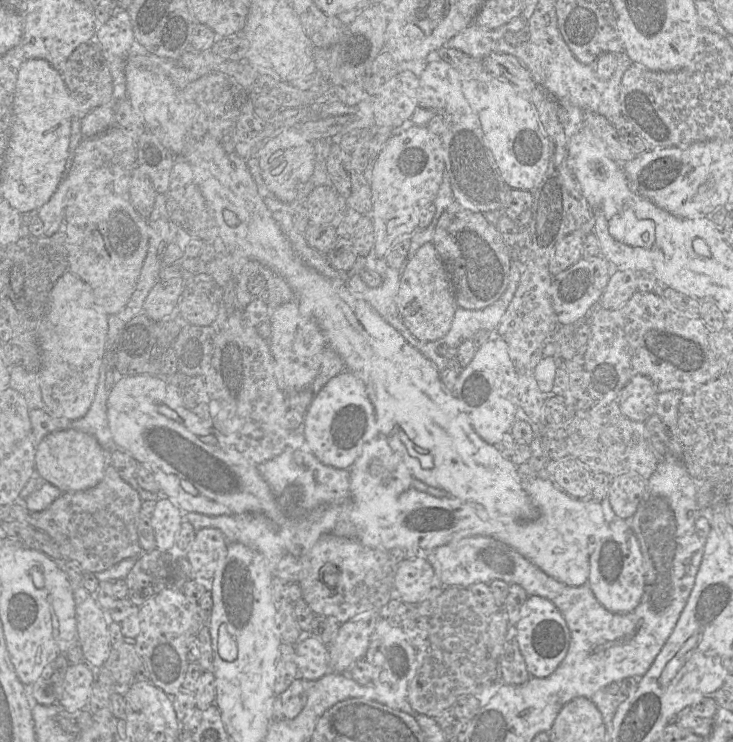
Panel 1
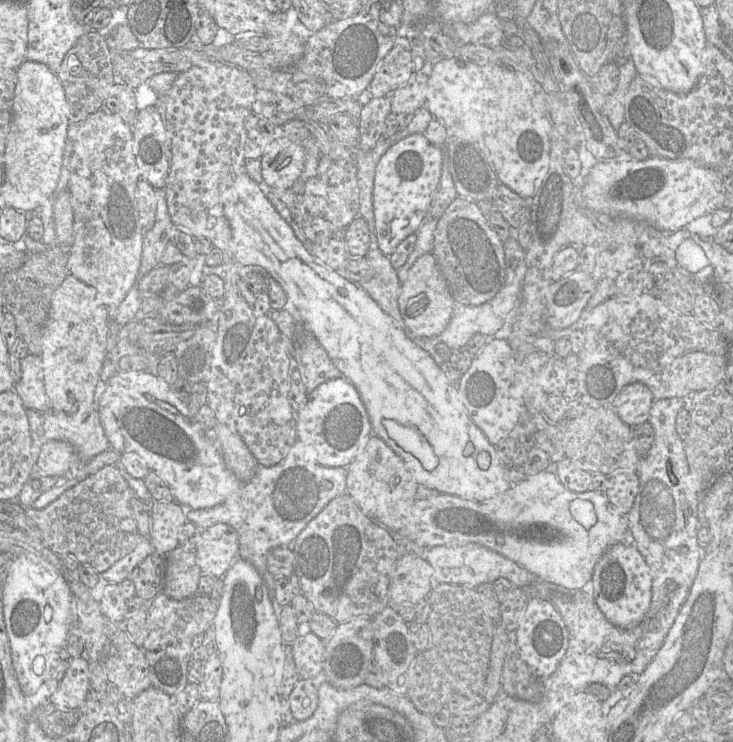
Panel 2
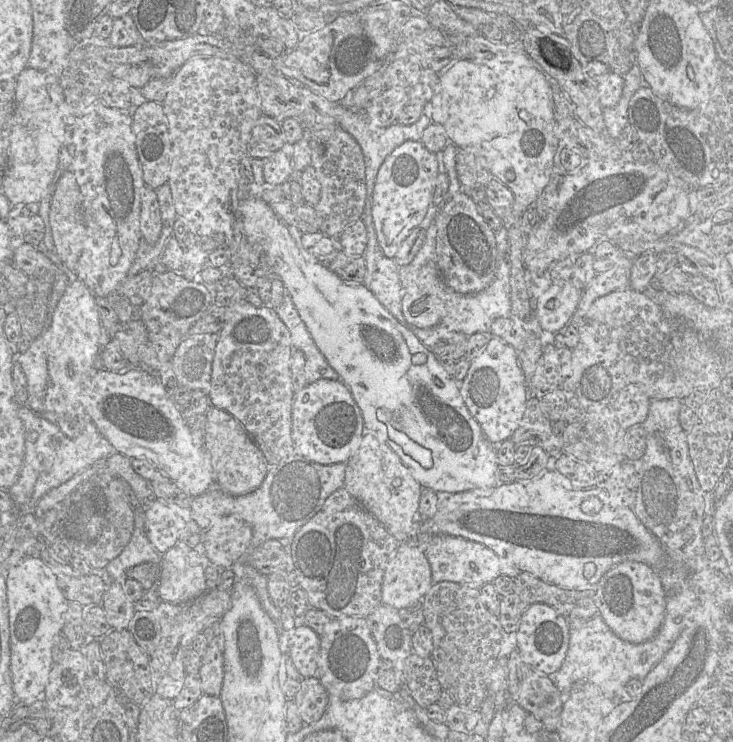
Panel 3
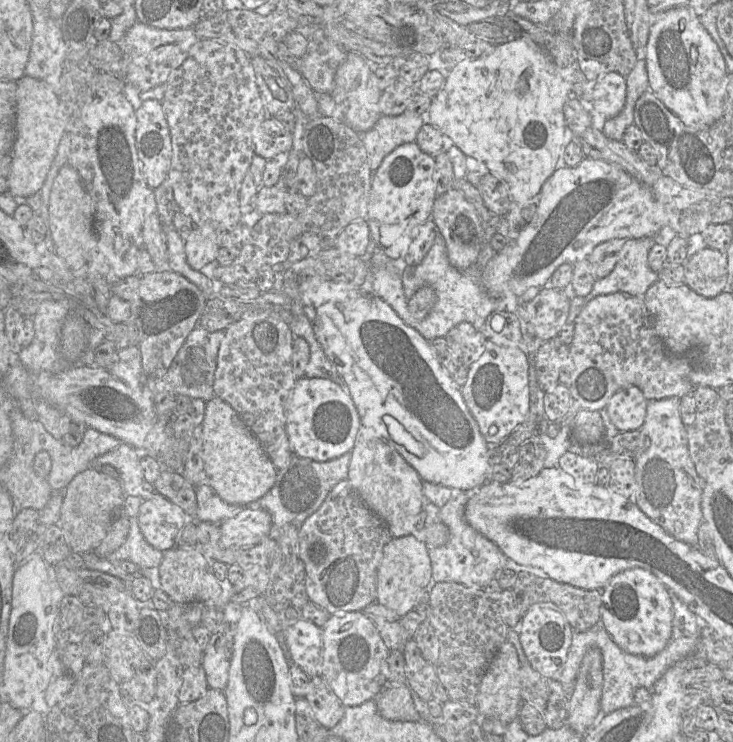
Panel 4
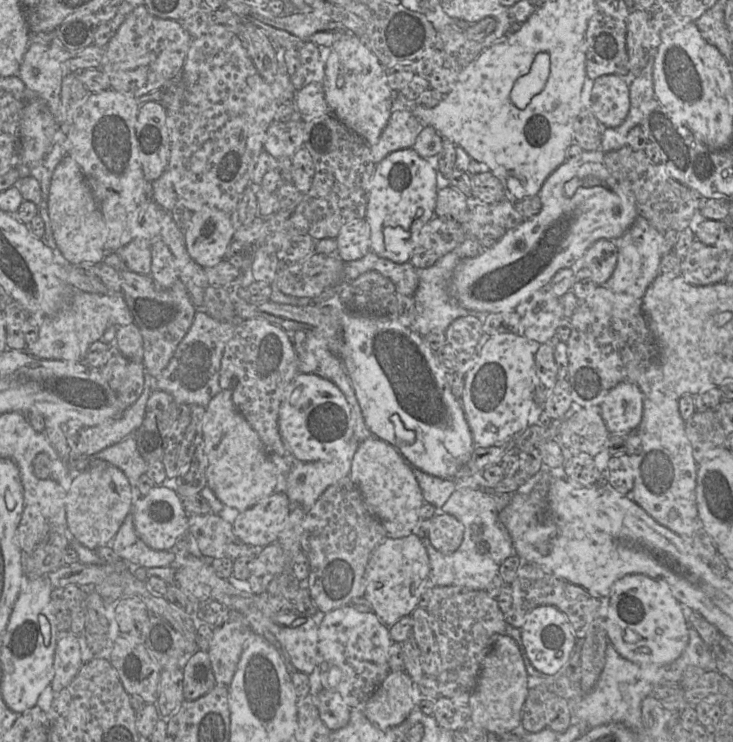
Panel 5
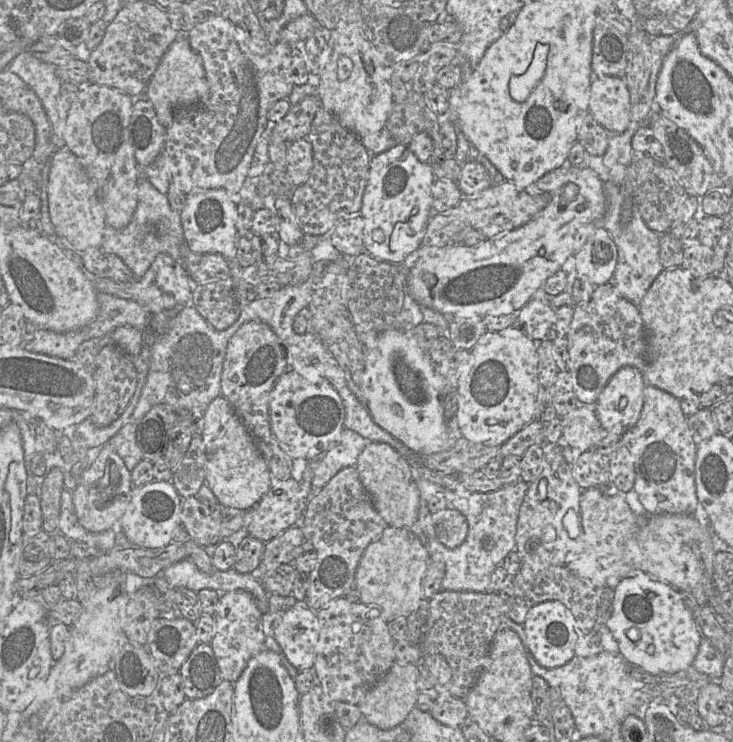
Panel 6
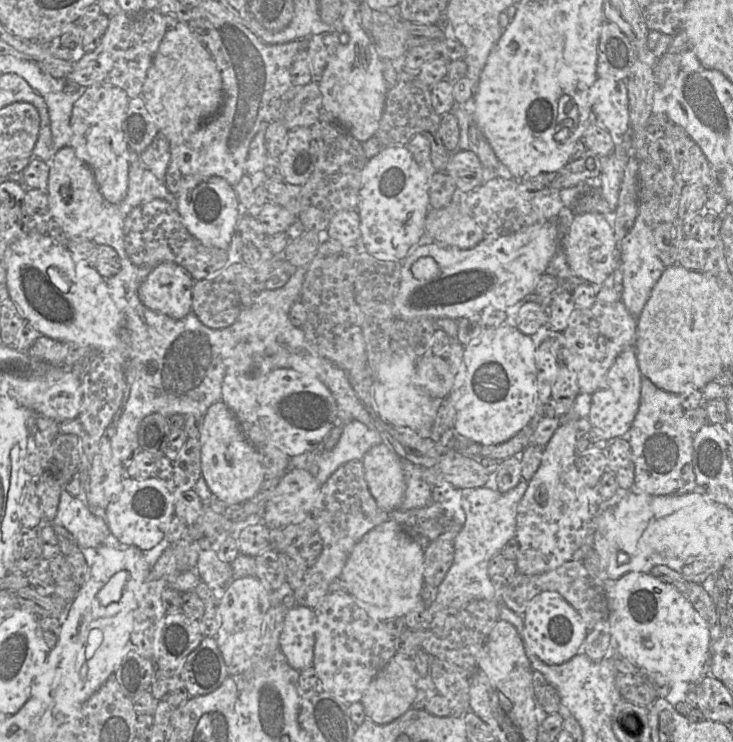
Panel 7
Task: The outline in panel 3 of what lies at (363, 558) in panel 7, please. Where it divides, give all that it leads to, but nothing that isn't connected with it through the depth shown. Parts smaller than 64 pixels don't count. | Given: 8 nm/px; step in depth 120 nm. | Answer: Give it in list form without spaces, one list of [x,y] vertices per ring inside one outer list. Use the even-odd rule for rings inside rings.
[[[405,542],[400,543],[384,573],[382,604],[406,610],[423,599],[432,585],[431,568],[425,553]]]

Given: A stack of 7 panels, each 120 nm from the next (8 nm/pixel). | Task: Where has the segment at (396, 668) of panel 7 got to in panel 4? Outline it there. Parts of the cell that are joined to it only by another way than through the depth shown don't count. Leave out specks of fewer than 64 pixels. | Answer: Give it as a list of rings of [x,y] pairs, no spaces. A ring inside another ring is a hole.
[[[386,683],[374,698],[379,714],[391,721],[419,721],[407,683]]]

